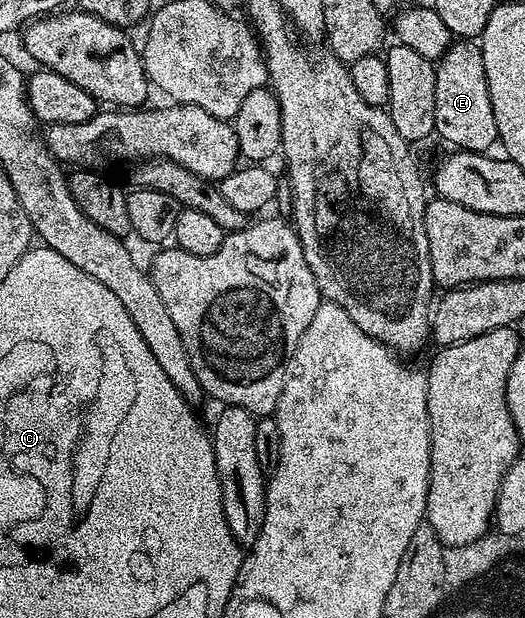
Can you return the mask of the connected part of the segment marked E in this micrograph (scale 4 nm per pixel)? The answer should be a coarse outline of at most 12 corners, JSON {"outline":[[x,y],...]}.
{"outline":[[452,41],[435,67],[435,134],[487,152],[499,142],[483,51]]}

